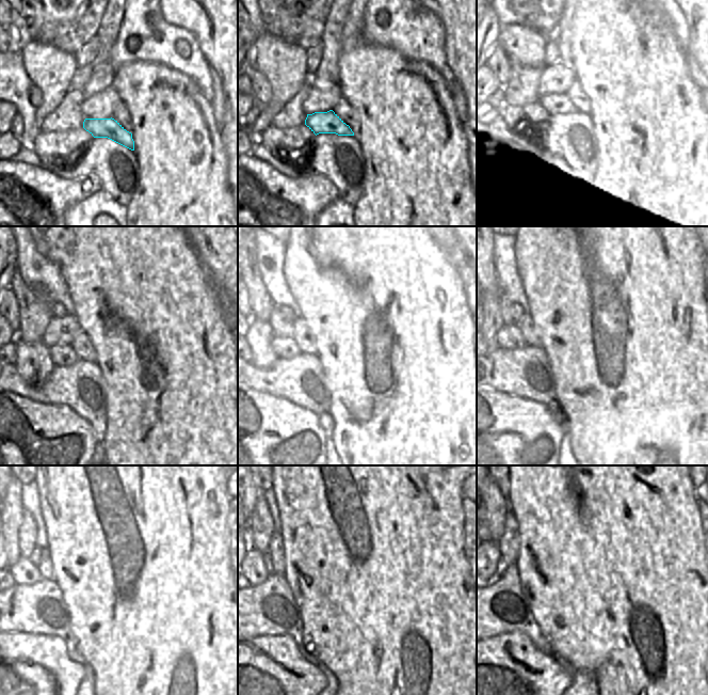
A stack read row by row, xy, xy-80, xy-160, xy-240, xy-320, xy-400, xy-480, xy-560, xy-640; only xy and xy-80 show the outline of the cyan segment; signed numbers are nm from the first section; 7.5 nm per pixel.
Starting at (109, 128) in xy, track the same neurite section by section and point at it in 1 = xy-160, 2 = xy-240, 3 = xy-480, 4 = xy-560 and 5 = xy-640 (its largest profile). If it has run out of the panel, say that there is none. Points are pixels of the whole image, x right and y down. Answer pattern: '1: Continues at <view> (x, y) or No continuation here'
1: Continues at xy-160 (535, 112)
2: Continues at xy-240 (61, 354)
3: Continues at xy-480 (23, 571)
4: Continues at xy-560 (259, 573)
5: Continues at xy-640 (498, 554).

